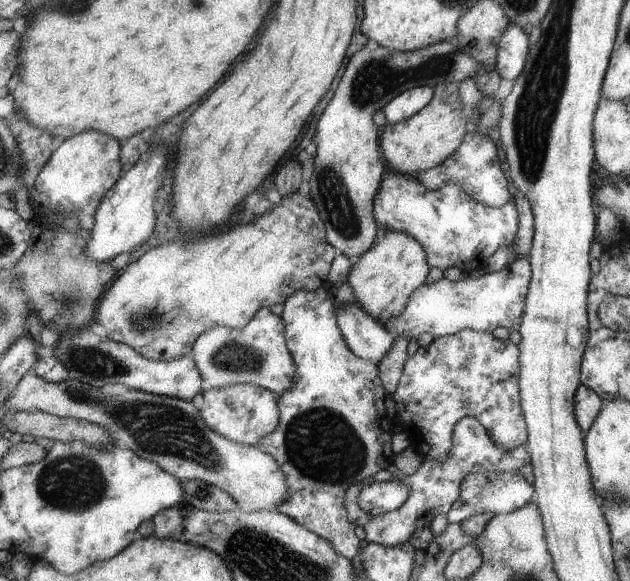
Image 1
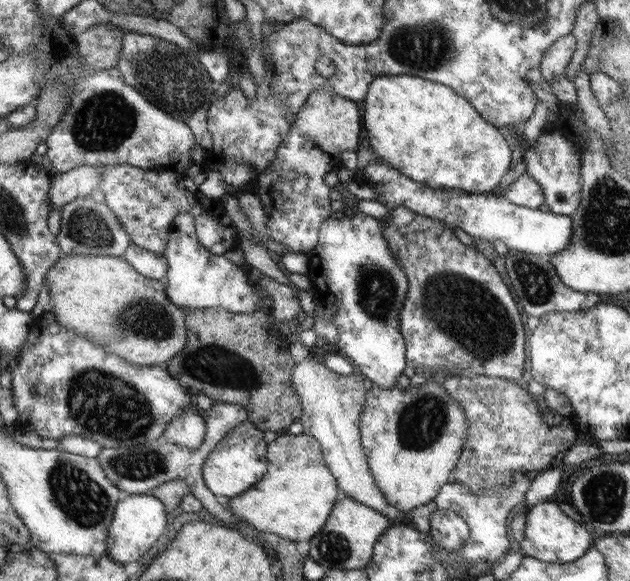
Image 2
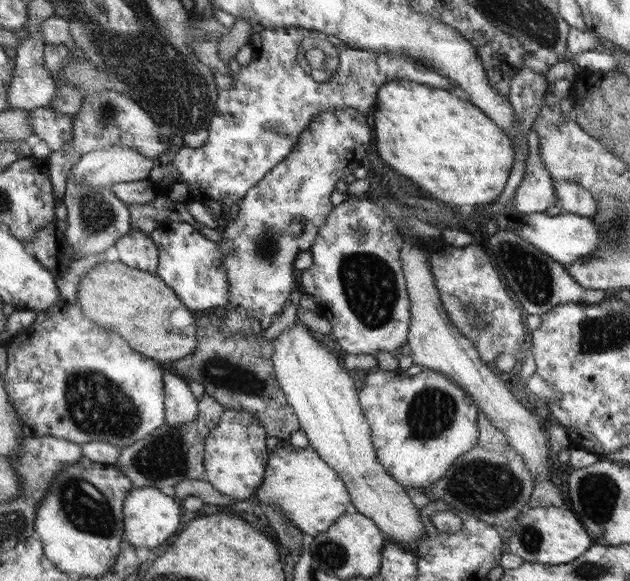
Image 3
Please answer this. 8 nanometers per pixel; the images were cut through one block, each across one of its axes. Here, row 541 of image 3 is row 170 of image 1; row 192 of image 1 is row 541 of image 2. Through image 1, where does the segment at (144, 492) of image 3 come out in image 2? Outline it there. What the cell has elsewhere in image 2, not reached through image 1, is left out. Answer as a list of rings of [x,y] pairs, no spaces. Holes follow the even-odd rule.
[[[130,494],[116,503],[114,518],[107,536],[106,554],[115,562],[138,562],[166,530],[166,508],[153,494]]]

